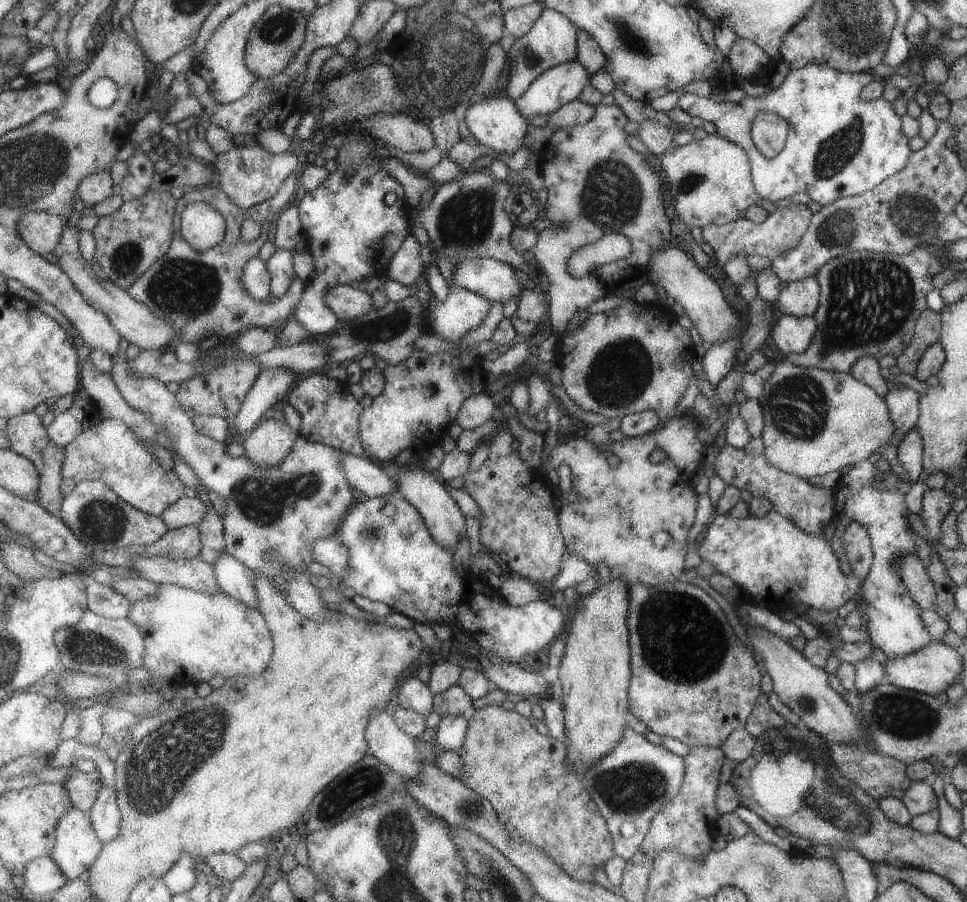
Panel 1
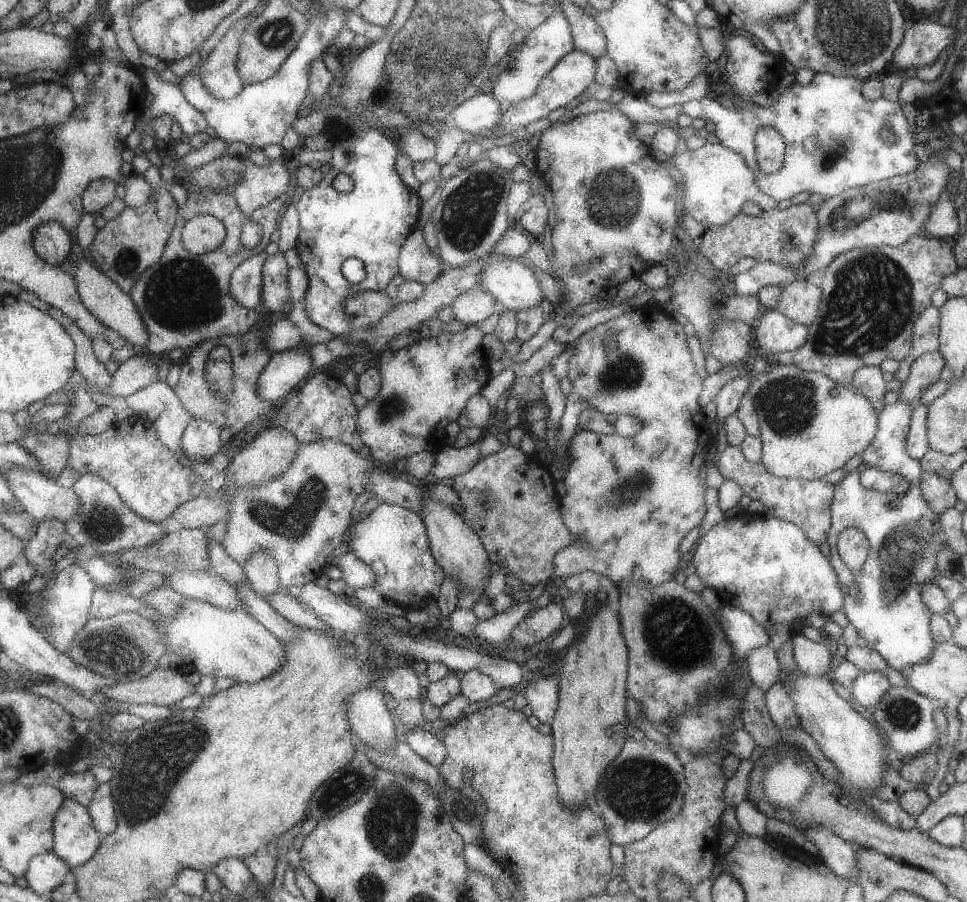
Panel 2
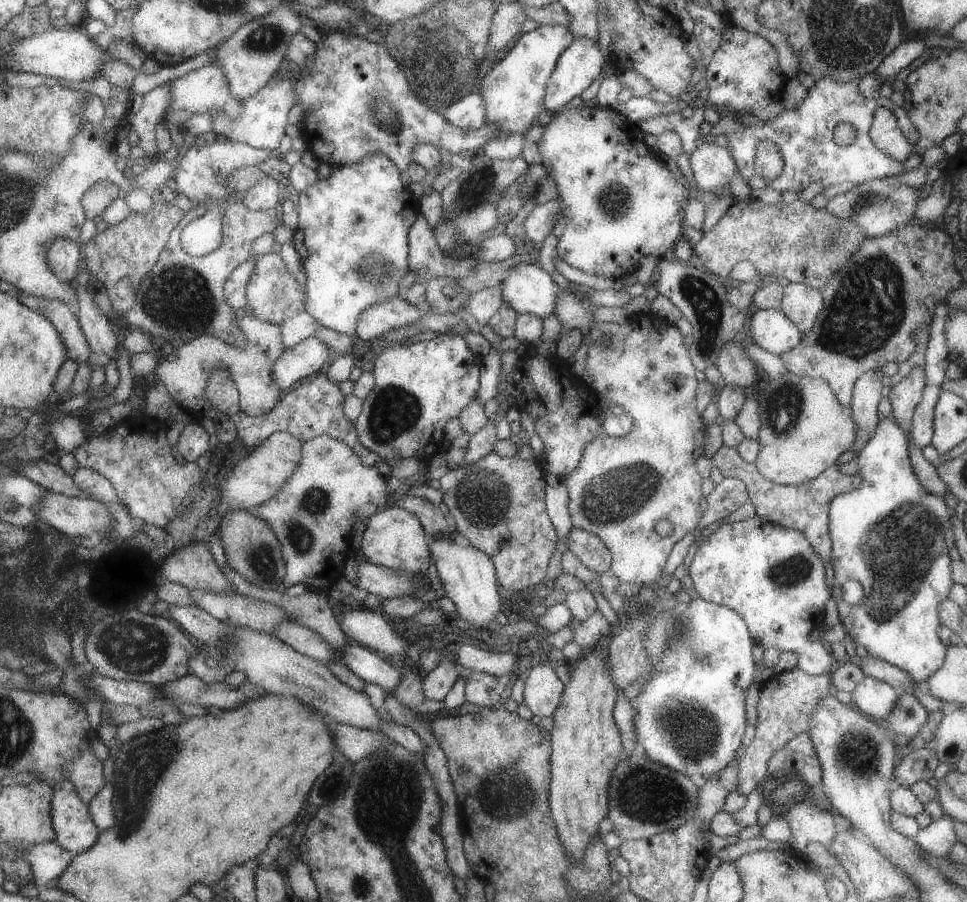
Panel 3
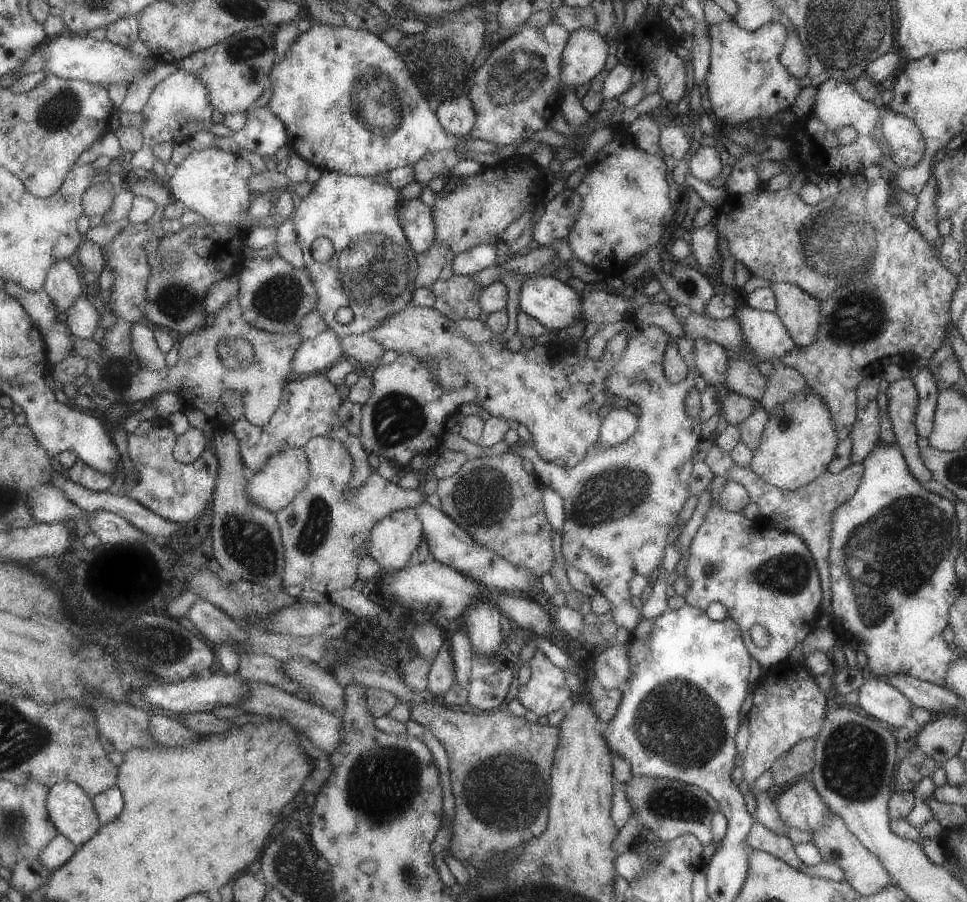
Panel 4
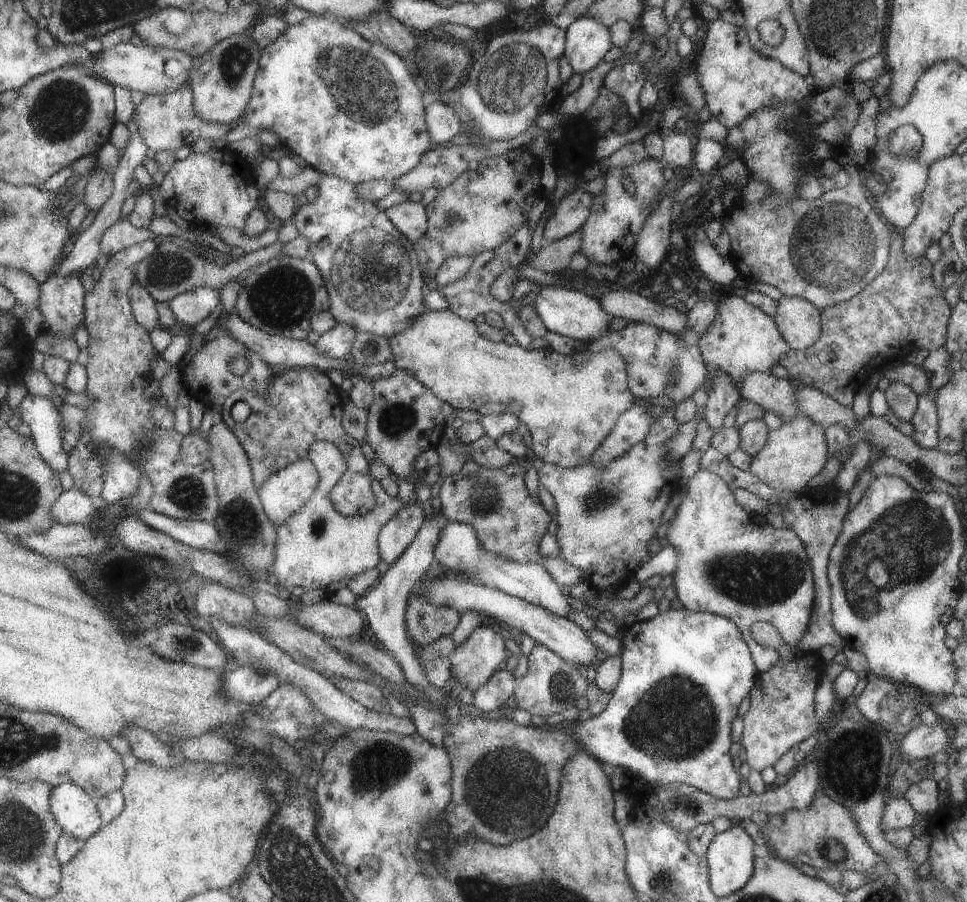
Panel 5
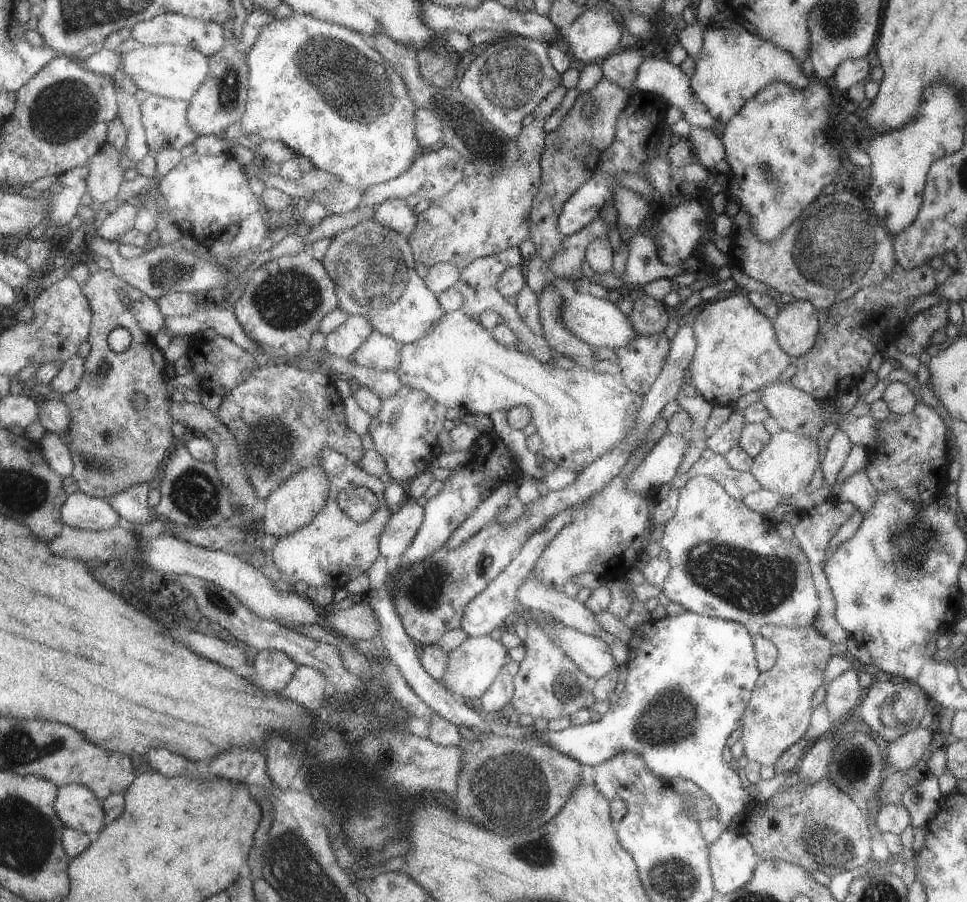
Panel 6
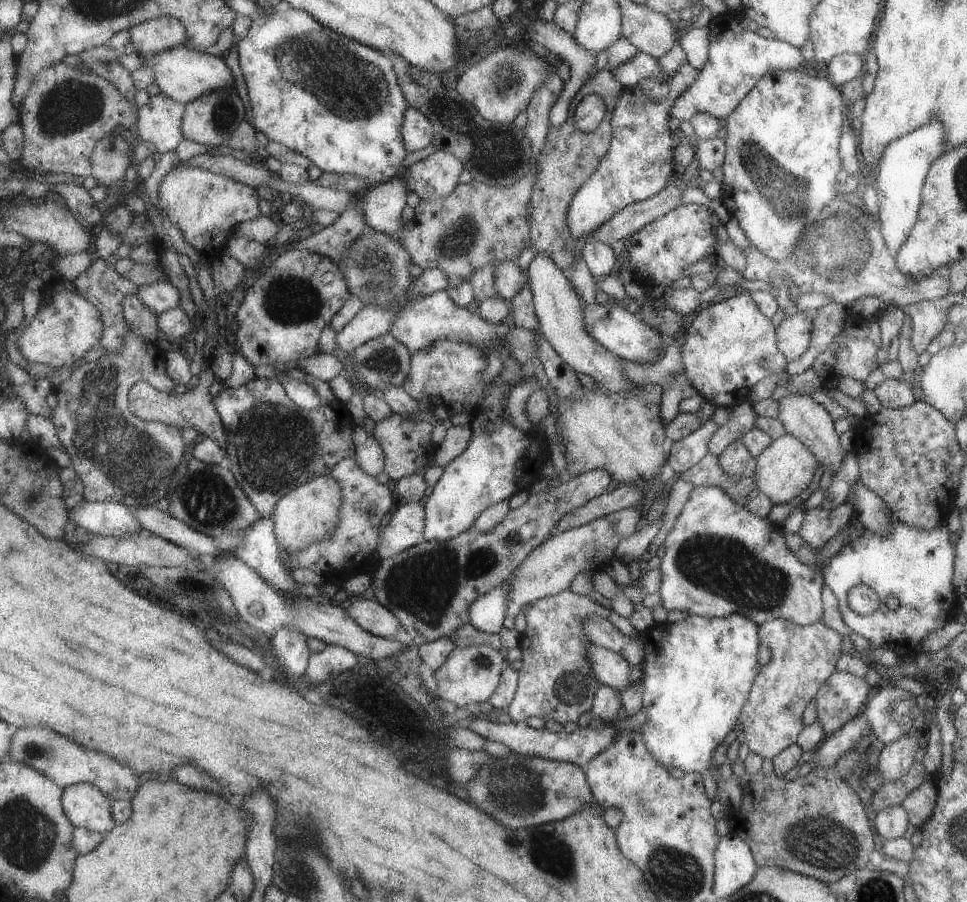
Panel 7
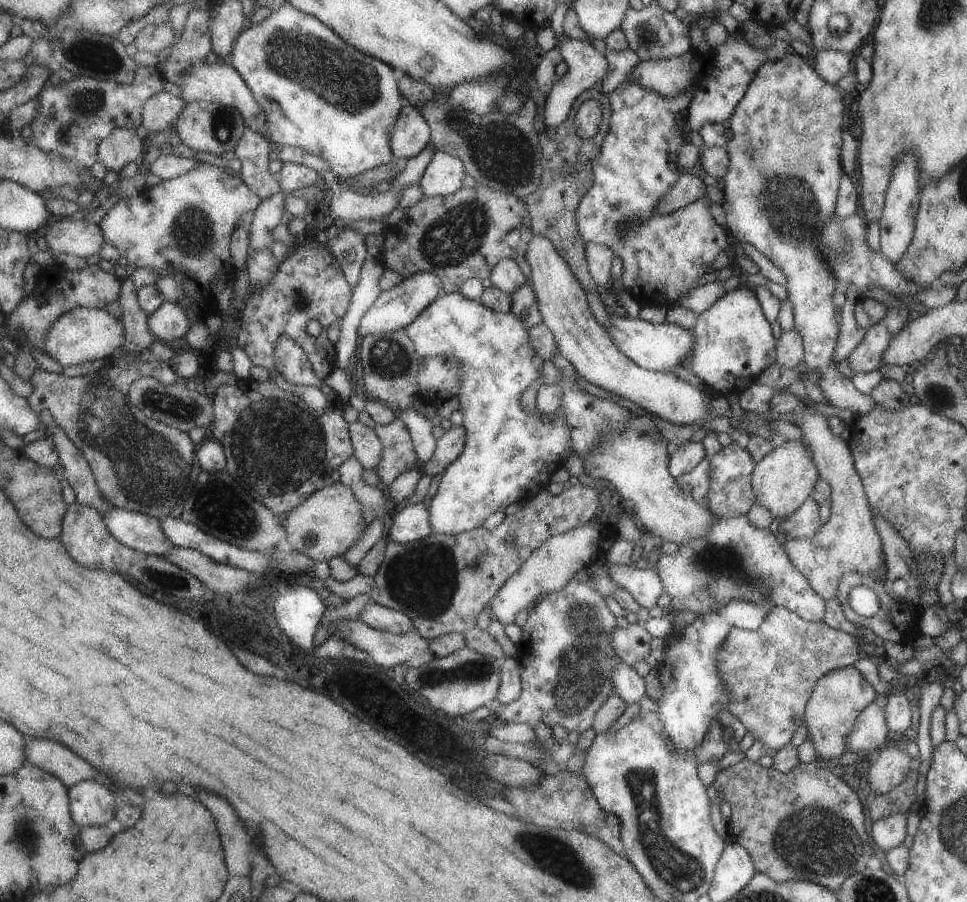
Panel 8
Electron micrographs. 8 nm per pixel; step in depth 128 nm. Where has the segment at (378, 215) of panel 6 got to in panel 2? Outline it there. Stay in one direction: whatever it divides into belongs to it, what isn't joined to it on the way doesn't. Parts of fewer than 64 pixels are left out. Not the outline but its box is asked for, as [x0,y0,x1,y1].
[400,228,445,285]

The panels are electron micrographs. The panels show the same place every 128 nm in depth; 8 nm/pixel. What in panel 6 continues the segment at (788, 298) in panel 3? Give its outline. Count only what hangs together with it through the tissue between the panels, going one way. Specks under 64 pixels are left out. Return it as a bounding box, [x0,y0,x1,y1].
[772,299,818,360]

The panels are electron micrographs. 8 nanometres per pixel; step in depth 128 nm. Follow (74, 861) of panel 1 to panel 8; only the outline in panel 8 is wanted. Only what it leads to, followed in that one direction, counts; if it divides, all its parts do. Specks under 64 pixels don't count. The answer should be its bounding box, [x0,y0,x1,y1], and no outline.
[70,780,120,827]

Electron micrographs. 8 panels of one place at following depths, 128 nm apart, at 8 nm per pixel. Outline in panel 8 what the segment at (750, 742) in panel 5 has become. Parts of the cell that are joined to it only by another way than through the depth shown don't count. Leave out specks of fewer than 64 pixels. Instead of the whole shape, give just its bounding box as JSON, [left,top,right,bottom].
[716,607,858,754]

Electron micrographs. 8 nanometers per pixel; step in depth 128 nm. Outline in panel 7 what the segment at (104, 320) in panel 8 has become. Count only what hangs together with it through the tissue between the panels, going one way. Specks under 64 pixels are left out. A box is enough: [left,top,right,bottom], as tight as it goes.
[16,287,104,369]

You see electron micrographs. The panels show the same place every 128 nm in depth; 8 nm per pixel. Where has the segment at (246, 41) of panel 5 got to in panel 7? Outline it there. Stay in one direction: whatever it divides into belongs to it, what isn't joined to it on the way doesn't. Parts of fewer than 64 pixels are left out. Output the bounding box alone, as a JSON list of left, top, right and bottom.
[183,84,245,147]

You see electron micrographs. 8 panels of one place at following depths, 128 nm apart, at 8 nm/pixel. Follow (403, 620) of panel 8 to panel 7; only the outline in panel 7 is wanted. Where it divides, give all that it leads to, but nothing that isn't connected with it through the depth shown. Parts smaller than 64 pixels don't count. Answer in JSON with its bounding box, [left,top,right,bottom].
[346,599,403,639]

